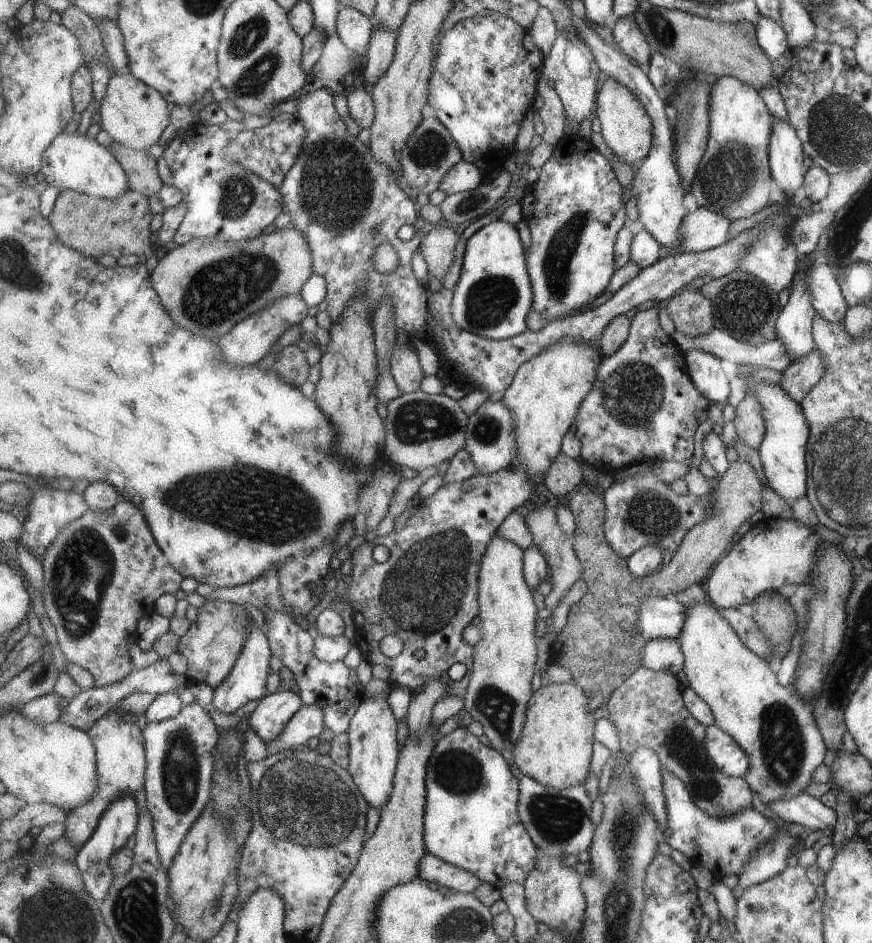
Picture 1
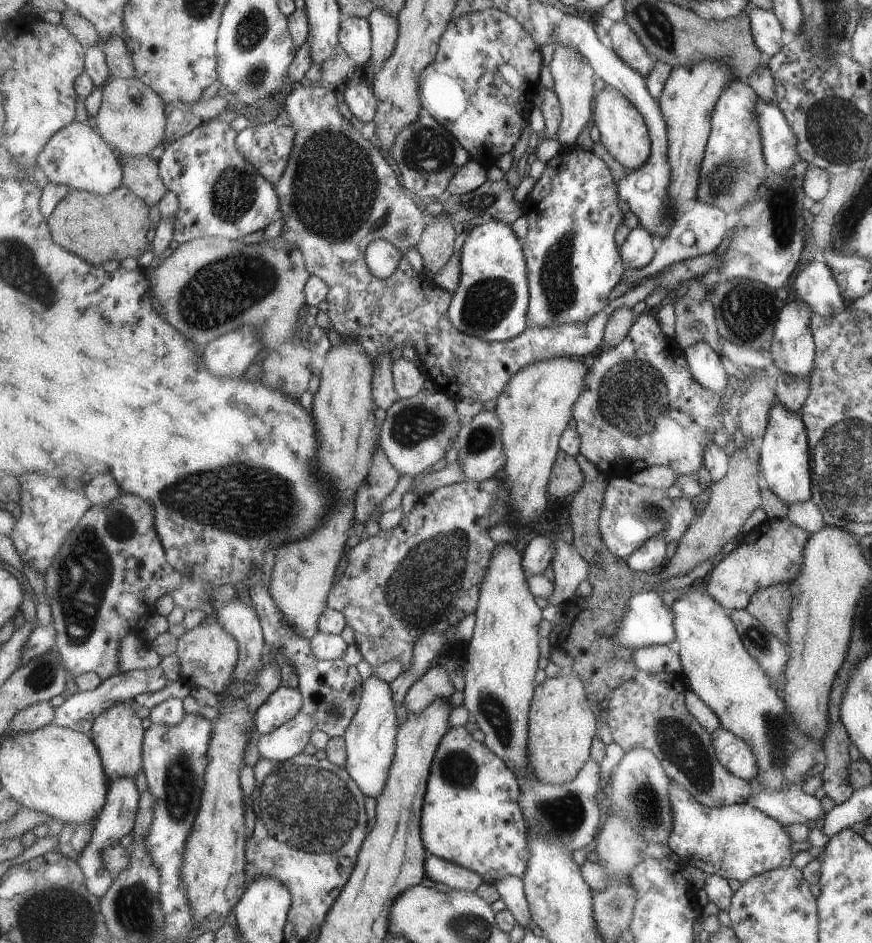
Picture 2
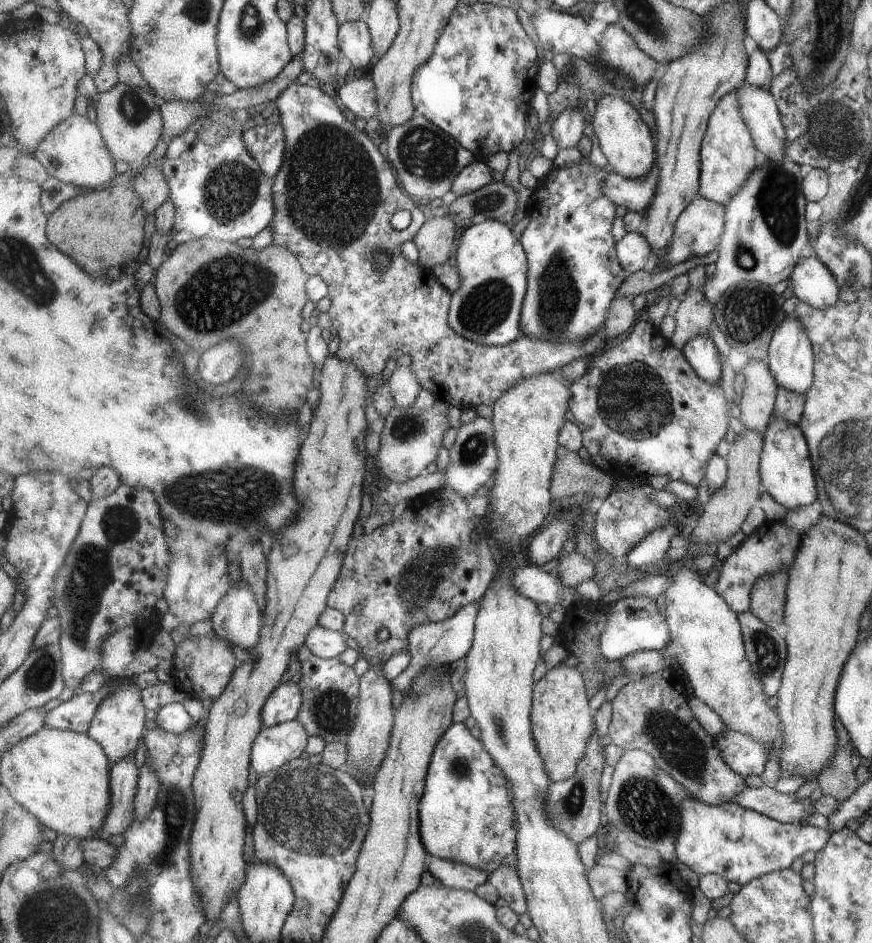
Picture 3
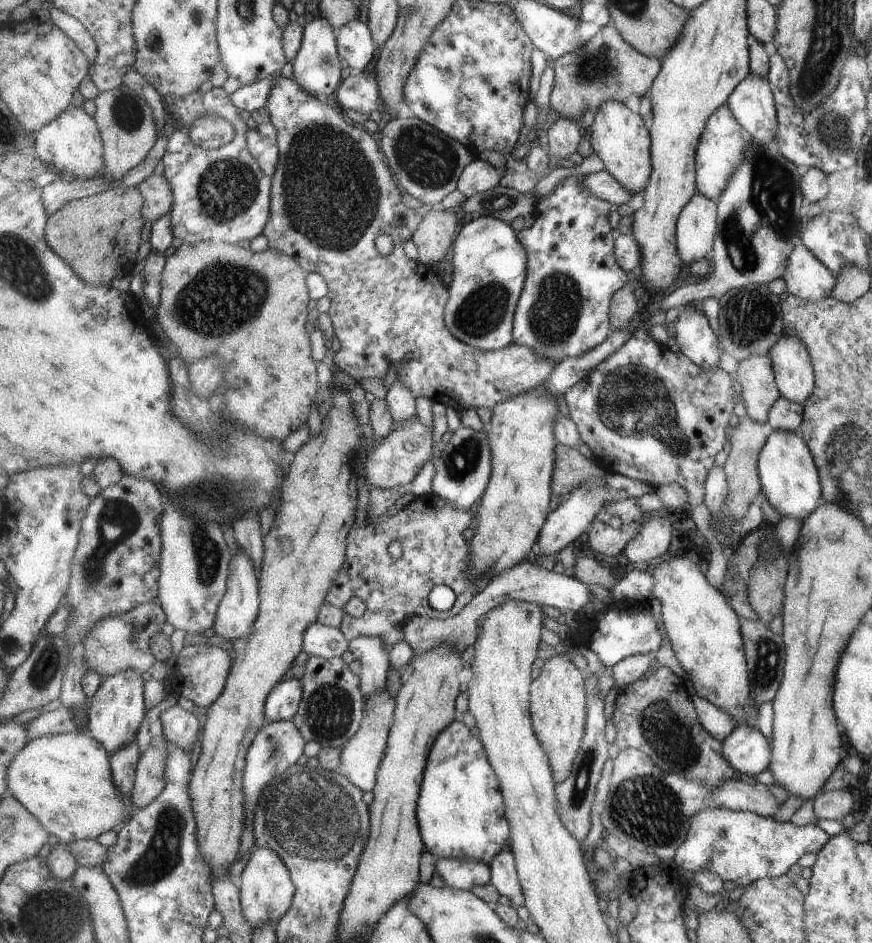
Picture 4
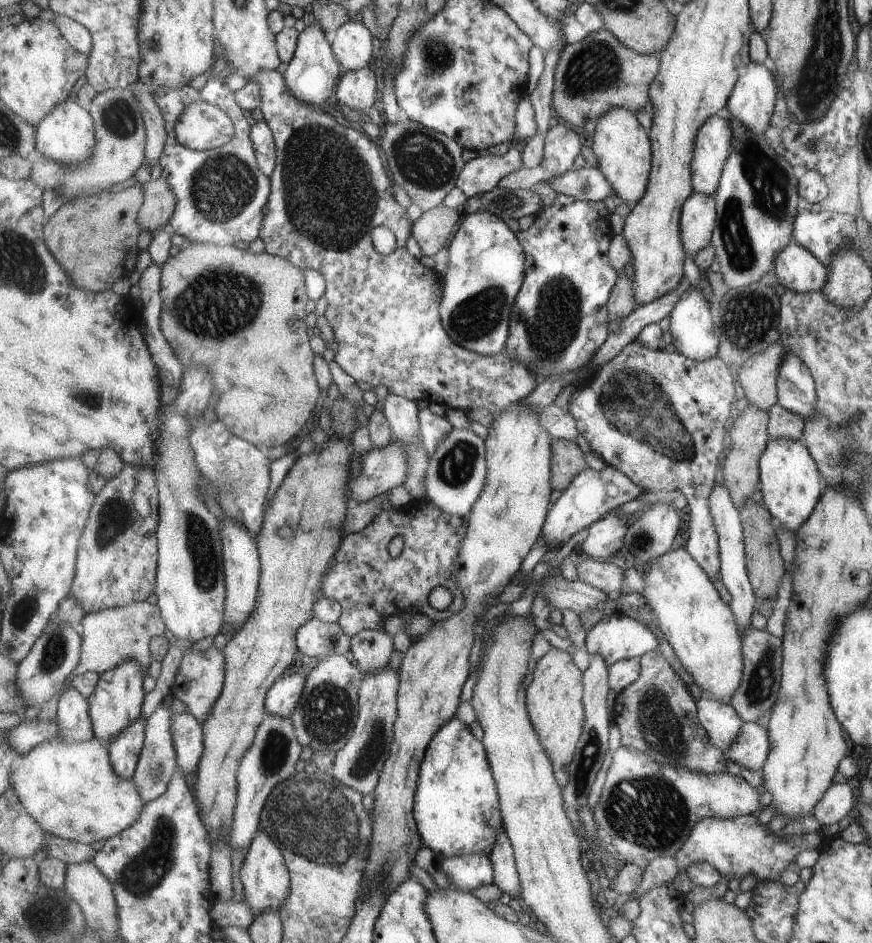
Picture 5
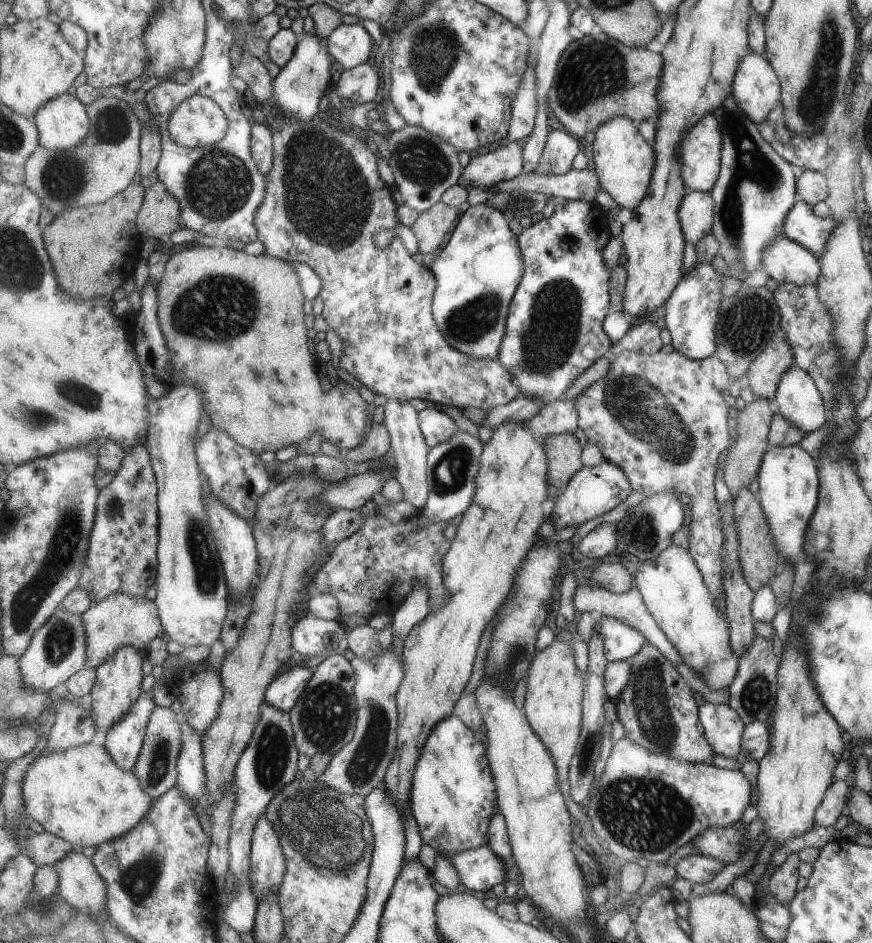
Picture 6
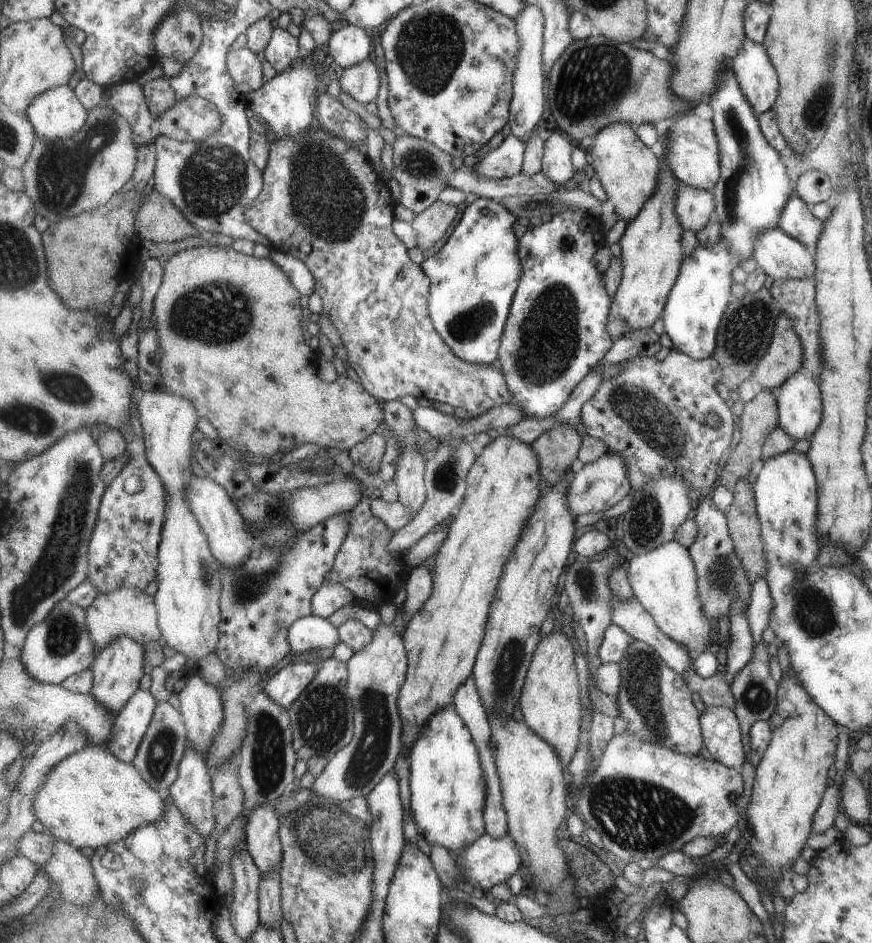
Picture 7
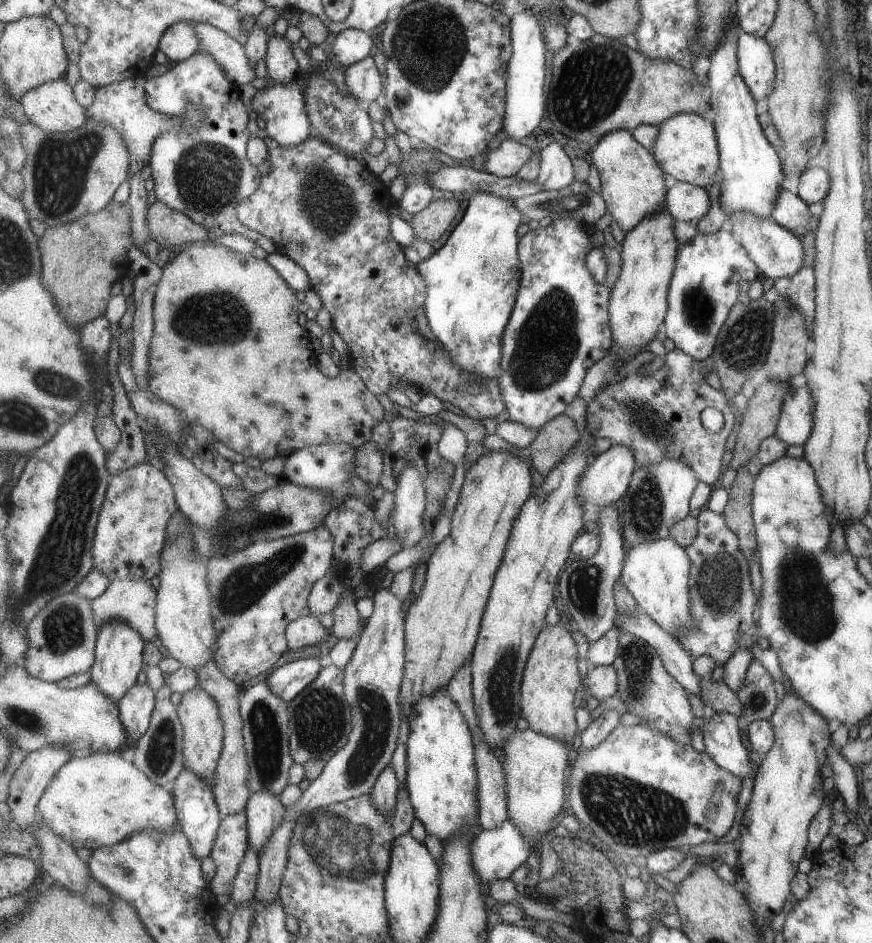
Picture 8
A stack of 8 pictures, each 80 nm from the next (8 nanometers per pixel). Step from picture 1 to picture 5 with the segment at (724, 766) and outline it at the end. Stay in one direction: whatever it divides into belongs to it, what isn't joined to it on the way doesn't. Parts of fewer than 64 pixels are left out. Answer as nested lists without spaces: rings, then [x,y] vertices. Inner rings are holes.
[[[746,722],[736,743],[726,752],[726,758],[748,770],[764,767],[768,753],[768,736],[765,728],[756,722]]]

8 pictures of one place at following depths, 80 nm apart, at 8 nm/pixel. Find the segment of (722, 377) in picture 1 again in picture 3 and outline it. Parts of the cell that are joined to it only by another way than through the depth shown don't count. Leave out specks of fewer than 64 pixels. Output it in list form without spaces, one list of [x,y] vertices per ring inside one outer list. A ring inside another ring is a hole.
[[[709,335],[693,337],[683,348],[688,361],[696,368],[697,374],[706,381],[717,385],[721,380],[722,353]]]

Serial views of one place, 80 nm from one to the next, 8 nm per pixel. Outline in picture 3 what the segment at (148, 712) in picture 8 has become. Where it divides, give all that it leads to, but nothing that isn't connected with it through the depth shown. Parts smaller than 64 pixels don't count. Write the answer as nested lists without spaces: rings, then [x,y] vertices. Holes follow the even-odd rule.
[[[133,757],[113,765],[111,778],[111,808],[103,826],[96,834],[107,841],[115,834],[125,834],[137,820],[136,794],[140,772],[133,763]]]

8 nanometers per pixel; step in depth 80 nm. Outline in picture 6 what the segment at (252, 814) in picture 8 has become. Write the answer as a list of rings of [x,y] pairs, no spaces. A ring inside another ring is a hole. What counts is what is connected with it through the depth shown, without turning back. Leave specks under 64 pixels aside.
[[[264,814],[256,826],[256,831],[252,836],[252,853],[251,853],[251,870],[254,891],[259,900],[263,899],[270,893],[279,894],[284,876],[286,875],[286,856],[281,841],[274,831],[272,822]]]

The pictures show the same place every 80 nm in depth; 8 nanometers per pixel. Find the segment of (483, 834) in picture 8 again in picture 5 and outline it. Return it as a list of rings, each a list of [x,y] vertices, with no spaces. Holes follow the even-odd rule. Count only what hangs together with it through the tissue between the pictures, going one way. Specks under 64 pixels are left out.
[[[469,853],[456,857],[446,857],[442,868],[452,879],[457,888],[470,891],[479,886],[489,886],[496,878],[495,865],[486,854]]]

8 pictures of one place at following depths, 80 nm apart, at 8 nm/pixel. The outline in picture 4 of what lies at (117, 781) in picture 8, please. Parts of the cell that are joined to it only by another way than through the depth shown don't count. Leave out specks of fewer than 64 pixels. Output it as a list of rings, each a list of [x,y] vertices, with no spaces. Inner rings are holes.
[[[87,732],[31,739],[9,765],[8,788],[50,834],[65,843],[96,839],[107,830],[117,832],[137,811],[132,794],[125,795],[115,784],[111,753]]]

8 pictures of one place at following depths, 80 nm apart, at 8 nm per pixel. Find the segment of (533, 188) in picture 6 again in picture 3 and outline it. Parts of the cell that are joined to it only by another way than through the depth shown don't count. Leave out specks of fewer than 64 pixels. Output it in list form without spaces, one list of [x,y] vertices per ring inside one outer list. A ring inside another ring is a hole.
[[[656,161],[652,171],[640,179],[625,178],[616,173],[609,175],[602,185],[604,193],[616,205],[623,204],[629,211],[638,212],[643,216],[643,212],[649,208],[657,194],[659,179],[660,166]]]

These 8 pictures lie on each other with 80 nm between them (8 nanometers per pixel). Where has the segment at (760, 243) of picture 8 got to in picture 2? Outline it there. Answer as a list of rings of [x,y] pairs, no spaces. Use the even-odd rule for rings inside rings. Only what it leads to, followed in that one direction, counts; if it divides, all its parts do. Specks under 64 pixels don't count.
[[[825,263],[806,264],[791,288],[793,297],[804,300],[811,312],[824,317],[836,315],[847,306],[832,269]]]

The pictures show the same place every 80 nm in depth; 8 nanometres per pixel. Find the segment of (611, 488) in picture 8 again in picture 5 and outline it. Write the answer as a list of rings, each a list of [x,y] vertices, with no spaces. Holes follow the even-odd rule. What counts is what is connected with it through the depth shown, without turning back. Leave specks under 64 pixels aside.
[[[608,465],[602,471],[589,468],[575,478],[573,484],[561,494],[548,512],[548,519],[542,528],[542,537],[550,549],[559,550],[577,532],[587,531],[595,521],[603,518],[609,511],[619,508],[629,500],[637,499],[645,492],[642,486],[635,484],[629,476],[614,466]]]

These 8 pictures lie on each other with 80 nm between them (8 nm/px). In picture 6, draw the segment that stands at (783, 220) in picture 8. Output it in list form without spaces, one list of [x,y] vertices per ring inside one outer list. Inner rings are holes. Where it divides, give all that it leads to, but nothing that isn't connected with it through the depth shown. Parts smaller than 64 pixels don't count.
[[[795,201],[784,220],[783,236],[812,252],[819,260],[825,250],[829,233],[843,220],[842,217],[815,216],[803,201]]]

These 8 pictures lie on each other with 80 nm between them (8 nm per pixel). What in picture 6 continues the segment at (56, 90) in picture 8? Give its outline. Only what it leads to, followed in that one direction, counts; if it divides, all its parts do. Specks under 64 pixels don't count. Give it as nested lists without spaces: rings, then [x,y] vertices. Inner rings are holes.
[[[67,93],[45,103],[34,120],[40,132],[40,145],[50,151],[73,151],[92,130],[88,105]]]

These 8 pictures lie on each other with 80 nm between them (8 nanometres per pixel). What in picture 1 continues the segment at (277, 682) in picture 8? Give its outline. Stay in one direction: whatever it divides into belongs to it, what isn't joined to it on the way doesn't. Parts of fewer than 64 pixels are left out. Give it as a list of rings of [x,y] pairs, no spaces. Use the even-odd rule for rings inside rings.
[[[280,691],[267,695],[245,721],[264,741],[274,741],[301,708],[303,700],[299,692]]]

